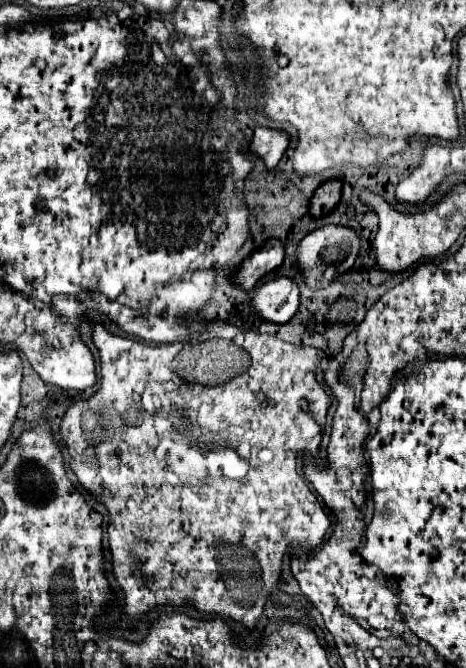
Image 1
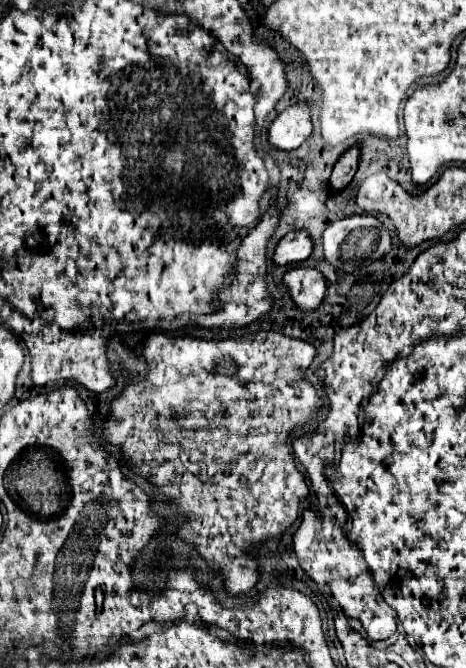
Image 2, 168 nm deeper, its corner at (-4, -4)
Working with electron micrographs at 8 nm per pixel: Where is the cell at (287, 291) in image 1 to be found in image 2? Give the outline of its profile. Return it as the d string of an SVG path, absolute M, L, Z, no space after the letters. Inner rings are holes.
M292 268L286 272L282 282L292 296L294 306L302 312L316 310L326 292L326 280L316 268Z

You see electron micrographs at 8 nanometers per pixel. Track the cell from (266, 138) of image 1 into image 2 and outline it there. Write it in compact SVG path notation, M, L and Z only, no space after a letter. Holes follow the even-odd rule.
M296 104L278 114L268 132L268 142L284 152L296 150L312 132L310 110L306 104Z

